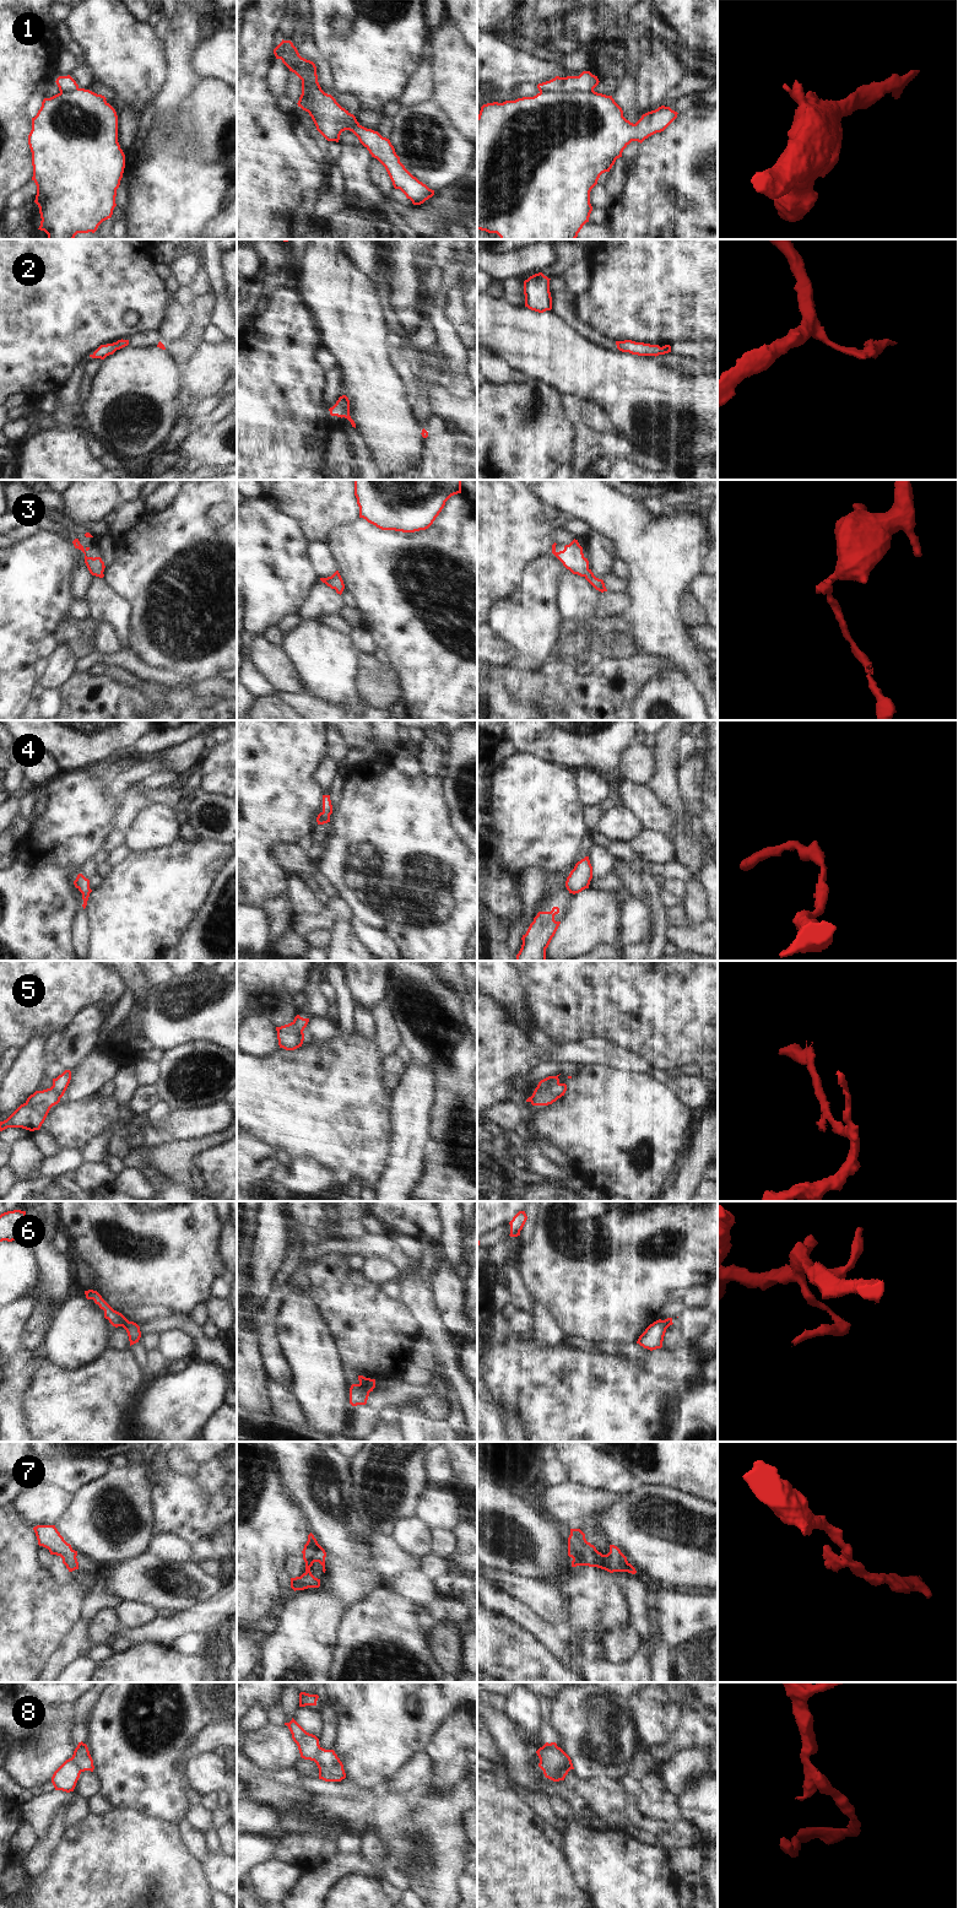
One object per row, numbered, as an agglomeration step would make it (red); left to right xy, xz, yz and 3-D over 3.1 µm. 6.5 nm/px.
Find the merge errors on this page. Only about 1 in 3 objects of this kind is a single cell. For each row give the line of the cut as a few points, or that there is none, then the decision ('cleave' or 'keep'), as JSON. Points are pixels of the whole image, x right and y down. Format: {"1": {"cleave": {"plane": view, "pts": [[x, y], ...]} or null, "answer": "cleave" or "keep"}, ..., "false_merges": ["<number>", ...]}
{"1": {"cleave": {"plane": "yz", "pts": [[593, 90], [540, 92]]}, "answer": "cleave"}, "2": {"cleave": null, "answer": "keep"}, "3": {"cleave": null, "answer": "keep"}, "4": {"cleave": null, "answer": "keep"}, "5": {"cleave": {"plane": "yz", "pts": [[558, 1081], [552, 1084], [534, 1104]]}, "answer": "cleave"}, "6": {"cleave": {"plane": "xz", "pts": [[360, 1383], [371, 1390]]}, "answer": "cleave"}, "7": {"cleave": null, "answer": "keep"}, "8": {"cleave": {"plane": "yz", "pts": [[540, 1761], [553, 1776], [559, 1776], [563, 1779]]}, "answer": "cleave"}, "false_merges": ["1", "5", "6", "8"]}

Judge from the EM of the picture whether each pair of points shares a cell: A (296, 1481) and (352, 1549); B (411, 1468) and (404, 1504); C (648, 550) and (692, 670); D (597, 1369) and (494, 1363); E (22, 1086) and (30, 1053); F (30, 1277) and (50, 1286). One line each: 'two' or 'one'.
A: one
B: one
C: one
D: one
E: one
F: two

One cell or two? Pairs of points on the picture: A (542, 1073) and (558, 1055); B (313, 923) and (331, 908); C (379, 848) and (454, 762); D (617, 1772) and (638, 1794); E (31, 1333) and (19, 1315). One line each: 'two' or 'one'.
A: two
B: one
C: two
D: two
E: two

